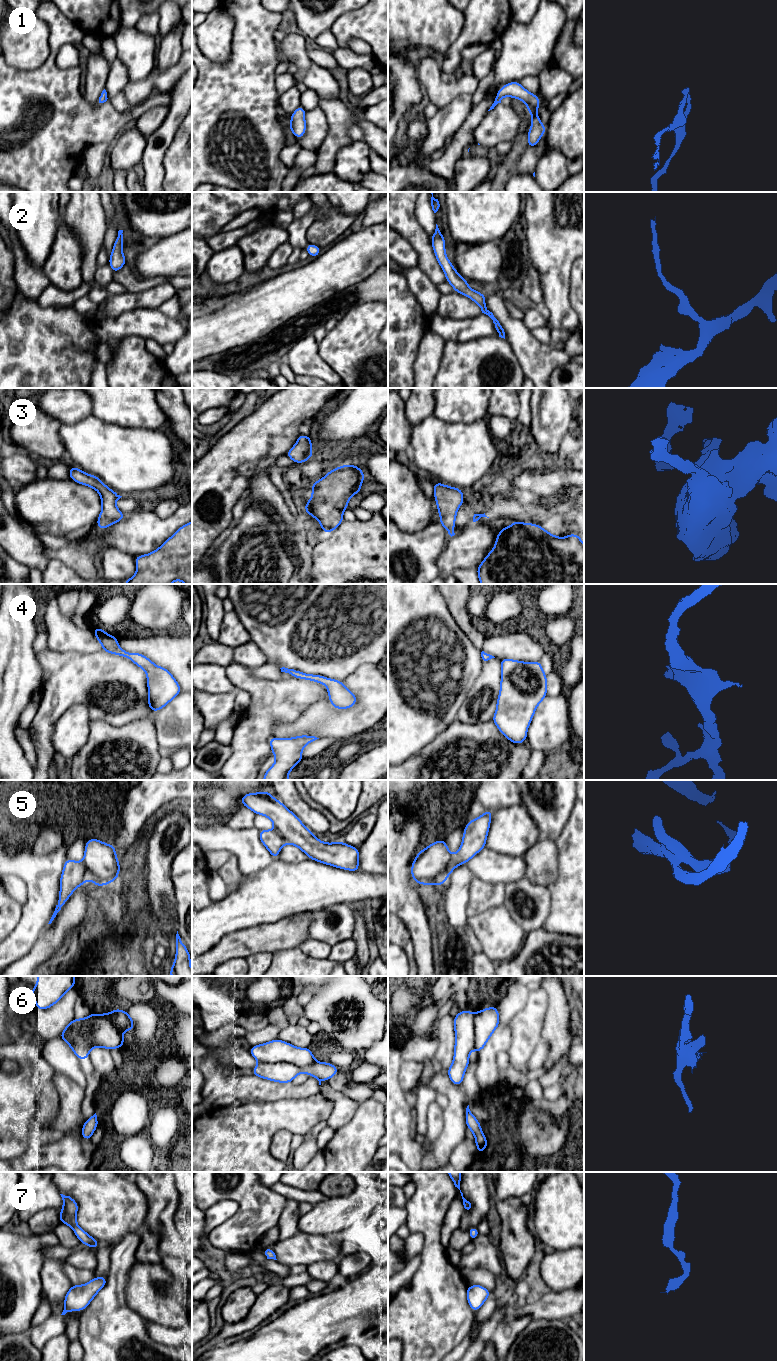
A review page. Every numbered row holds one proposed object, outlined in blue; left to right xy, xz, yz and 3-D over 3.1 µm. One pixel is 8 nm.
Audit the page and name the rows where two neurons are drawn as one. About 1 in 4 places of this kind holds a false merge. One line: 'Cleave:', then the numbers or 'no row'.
Cleave: 6

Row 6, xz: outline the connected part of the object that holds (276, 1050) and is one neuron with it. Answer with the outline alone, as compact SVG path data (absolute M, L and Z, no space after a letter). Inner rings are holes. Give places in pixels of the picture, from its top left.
M279 1039L251 1046L250 1053L259 1063L288 1062L308 1070L316 1061L309 1047L298 1048Z

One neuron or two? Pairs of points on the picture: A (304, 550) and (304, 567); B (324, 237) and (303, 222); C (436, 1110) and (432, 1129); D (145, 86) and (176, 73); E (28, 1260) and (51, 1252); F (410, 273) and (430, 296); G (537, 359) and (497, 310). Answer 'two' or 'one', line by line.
A: one
B: two
C: one
D: one
E: two
F: one
G: one

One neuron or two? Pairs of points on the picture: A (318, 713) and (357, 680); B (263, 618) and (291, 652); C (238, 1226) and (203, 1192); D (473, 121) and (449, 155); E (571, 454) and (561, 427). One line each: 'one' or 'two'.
A: one
B: one
C: one
D: one
E: two

